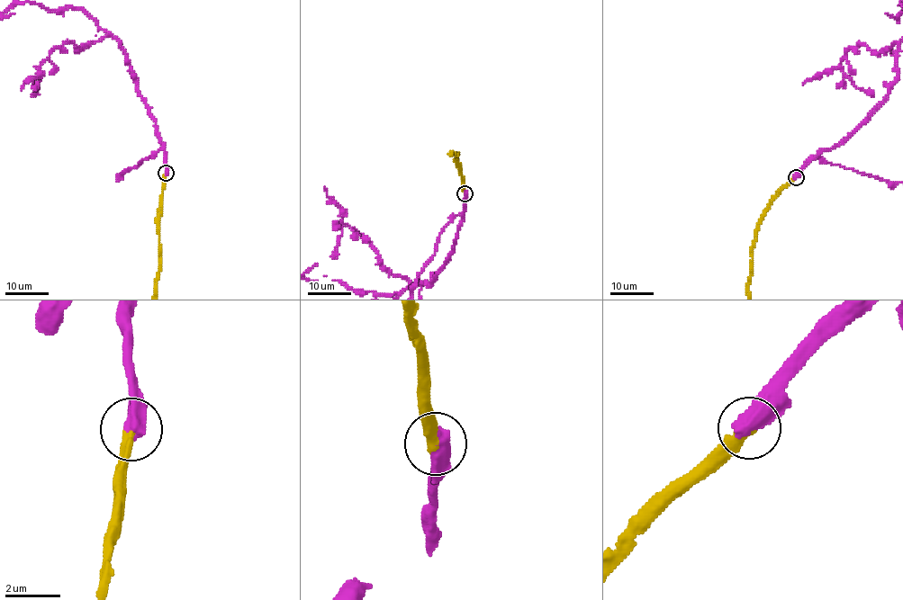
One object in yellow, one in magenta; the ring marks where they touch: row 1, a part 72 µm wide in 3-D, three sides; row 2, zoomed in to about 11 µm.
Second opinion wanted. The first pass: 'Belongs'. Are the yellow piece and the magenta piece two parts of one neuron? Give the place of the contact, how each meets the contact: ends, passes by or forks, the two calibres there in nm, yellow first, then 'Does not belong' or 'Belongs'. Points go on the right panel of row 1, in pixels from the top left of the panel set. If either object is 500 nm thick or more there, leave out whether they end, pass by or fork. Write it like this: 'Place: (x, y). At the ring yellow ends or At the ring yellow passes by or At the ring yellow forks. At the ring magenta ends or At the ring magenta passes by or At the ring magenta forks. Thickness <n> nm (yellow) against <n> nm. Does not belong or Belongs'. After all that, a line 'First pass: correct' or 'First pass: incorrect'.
Place: (796, 177). Thickness 400 nm (yellow) against 650 nm. Belongs
First pass: correct

